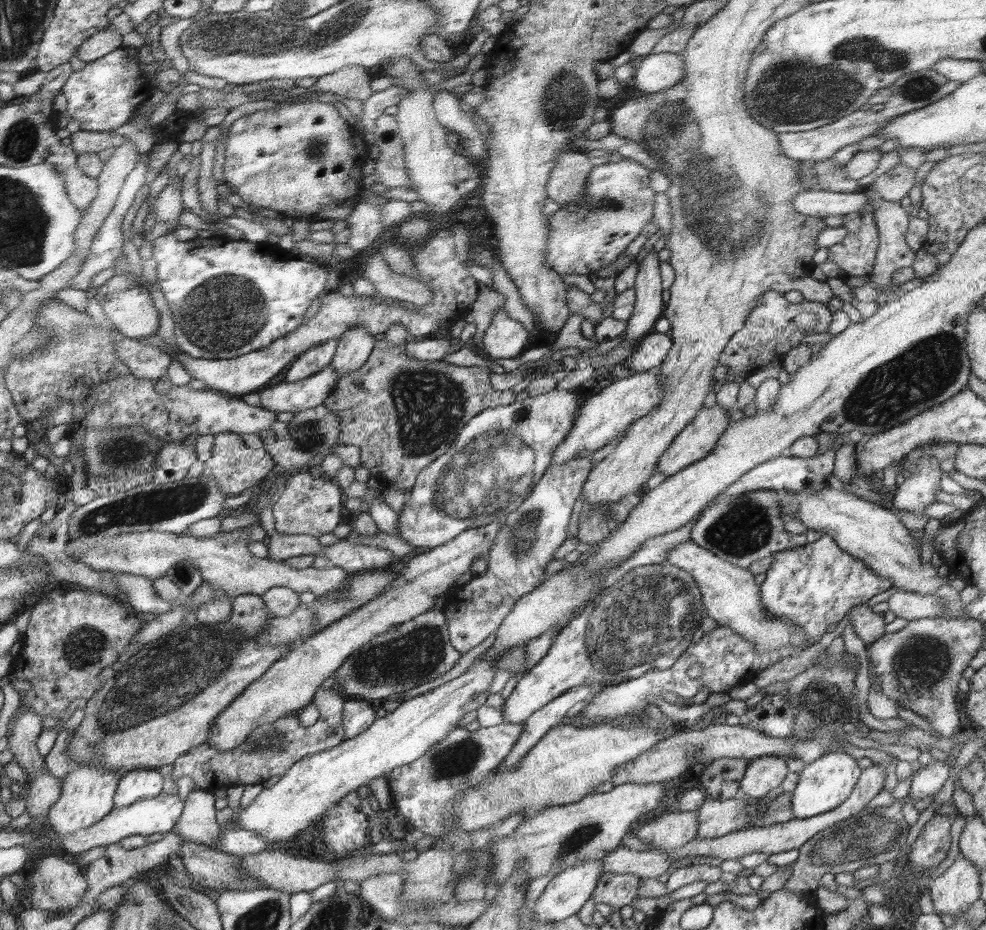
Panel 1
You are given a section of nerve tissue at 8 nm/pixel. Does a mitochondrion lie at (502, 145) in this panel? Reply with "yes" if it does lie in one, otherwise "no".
no

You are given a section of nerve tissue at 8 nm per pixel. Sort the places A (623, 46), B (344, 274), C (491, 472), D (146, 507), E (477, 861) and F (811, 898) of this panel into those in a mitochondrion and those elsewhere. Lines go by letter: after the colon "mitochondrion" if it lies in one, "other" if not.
A: other
B: other
C: mitochondrion
D: mitochondrion
E: mitochondrion
F: other

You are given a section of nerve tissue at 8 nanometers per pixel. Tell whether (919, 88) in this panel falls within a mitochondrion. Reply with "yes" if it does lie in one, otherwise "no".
yes

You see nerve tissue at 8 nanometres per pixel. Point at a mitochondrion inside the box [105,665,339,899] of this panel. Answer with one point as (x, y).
(270, 743)

